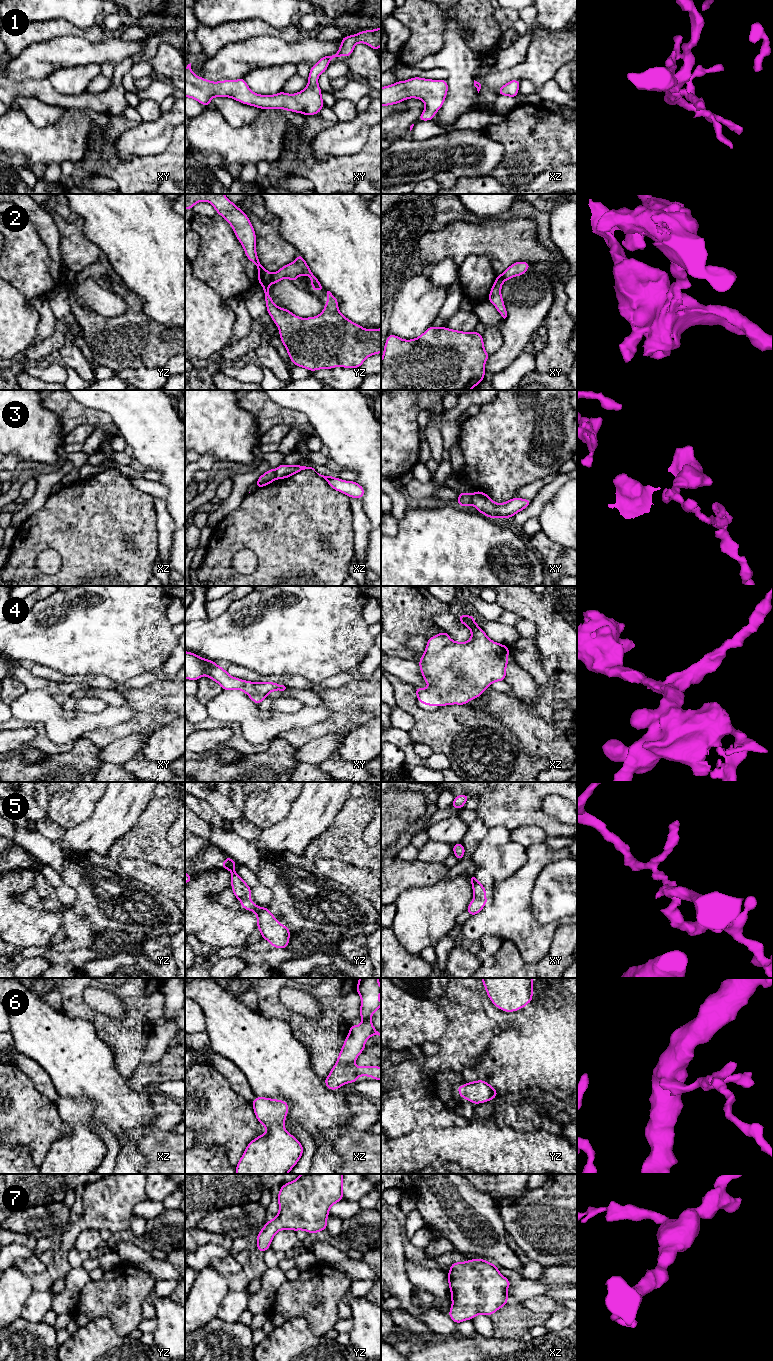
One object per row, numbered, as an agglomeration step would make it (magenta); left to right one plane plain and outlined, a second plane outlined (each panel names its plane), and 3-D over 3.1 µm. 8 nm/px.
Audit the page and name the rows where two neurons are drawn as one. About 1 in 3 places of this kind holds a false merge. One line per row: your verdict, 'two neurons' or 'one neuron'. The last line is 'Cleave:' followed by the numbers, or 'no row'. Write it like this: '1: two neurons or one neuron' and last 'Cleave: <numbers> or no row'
1: one neuron
2: two neurons
3: two neurons
4: one neuron
5: one neuron
6: one neuron
7: one neuron
Cleave: 2, 3

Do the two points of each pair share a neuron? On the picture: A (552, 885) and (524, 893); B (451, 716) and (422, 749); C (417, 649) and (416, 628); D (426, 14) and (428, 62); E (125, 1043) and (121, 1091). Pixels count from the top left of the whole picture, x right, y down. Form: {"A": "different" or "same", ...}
{"A": "different", "B": "different", "C": "different", "D": "different", "E": "different"}

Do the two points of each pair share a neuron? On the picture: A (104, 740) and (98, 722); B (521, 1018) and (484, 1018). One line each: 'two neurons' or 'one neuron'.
A: two neurons
B: one neuron

